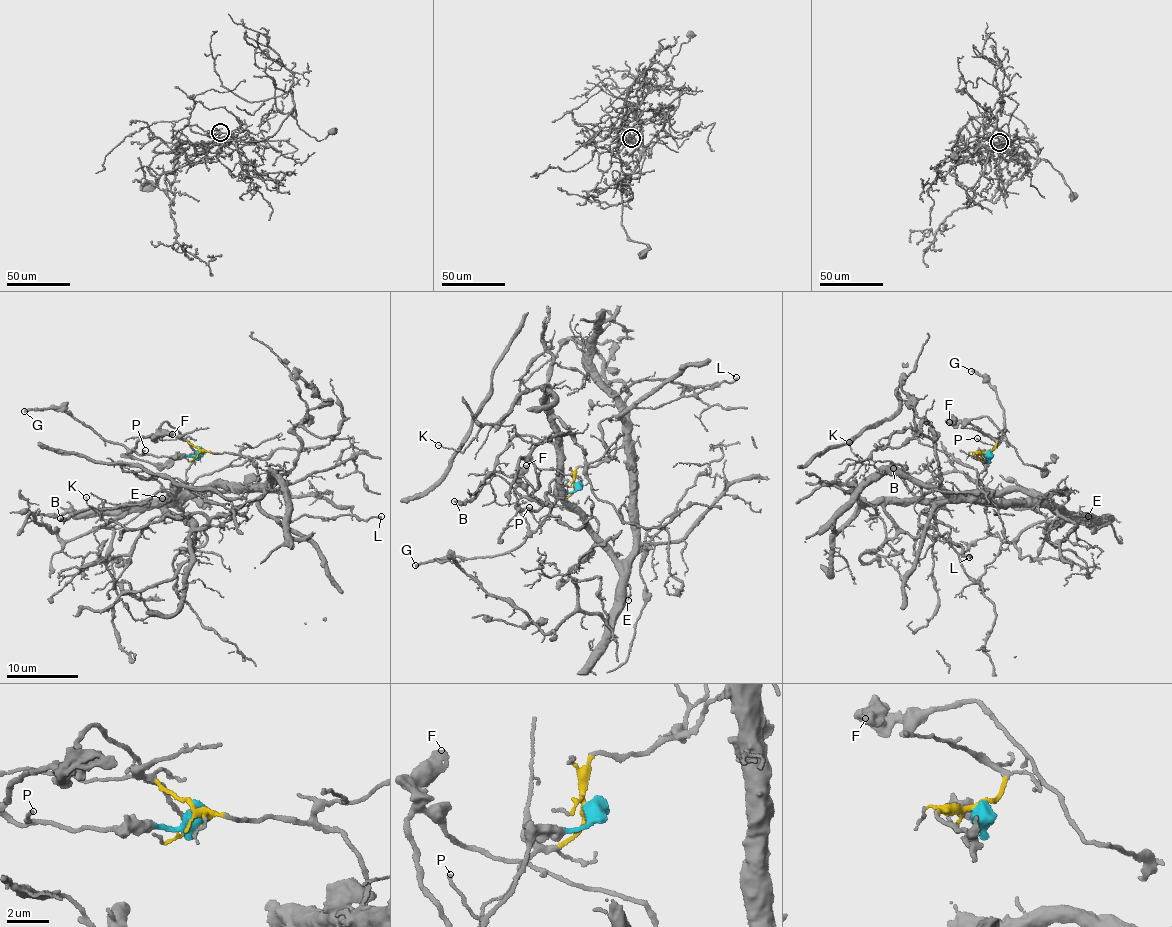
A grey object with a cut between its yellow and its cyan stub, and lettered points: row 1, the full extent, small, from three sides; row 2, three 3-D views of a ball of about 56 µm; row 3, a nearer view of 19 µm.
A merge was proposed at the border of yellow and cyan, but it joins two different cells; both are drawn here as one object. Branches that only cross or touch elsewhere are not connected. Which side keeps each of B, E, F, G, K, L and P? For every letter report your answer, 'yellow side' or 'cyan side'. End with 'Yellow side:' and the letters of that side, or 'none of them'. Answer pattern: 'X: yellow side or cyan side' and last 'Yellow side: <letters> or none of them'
B: yellow side
E: yellow side
F: cyan side
G: cyan side
K: yellow side
L: yellow side
P: cyan side
Yellow side: B, E, K, L

